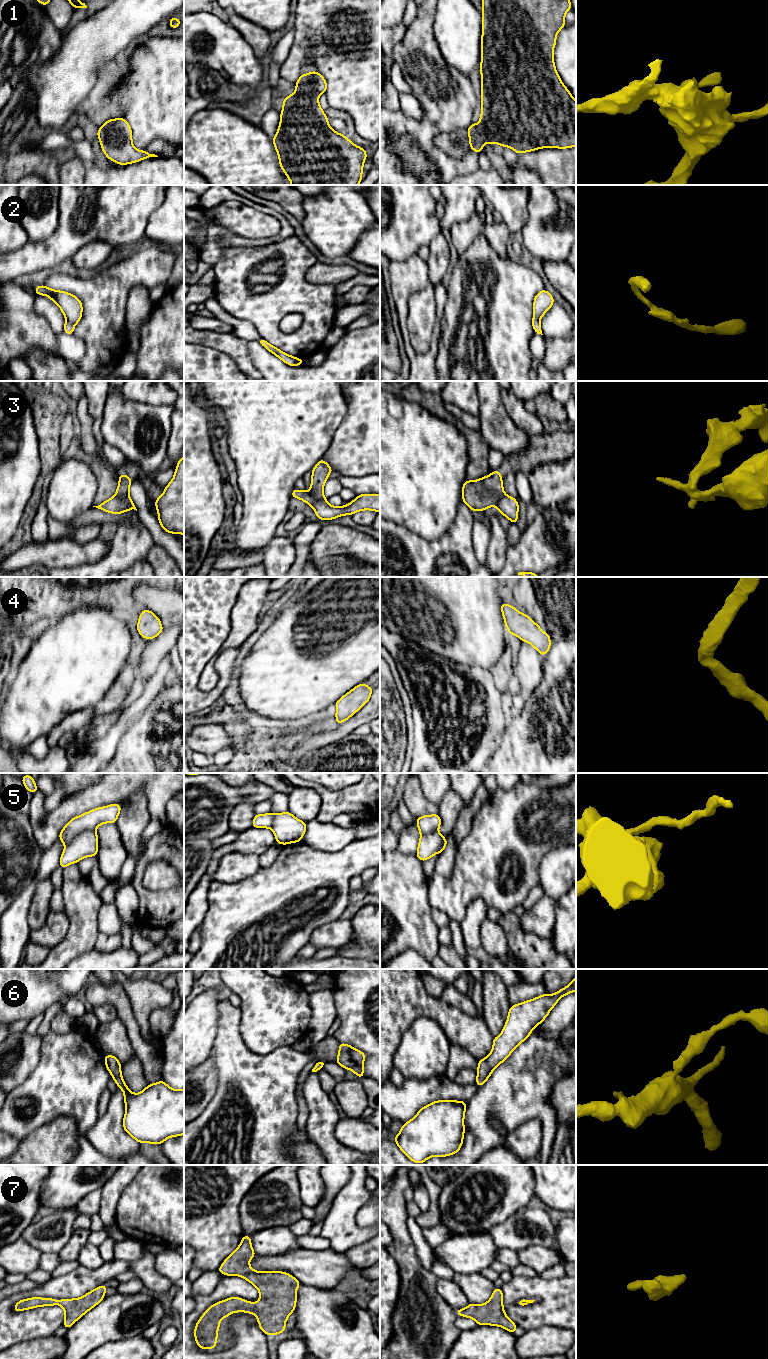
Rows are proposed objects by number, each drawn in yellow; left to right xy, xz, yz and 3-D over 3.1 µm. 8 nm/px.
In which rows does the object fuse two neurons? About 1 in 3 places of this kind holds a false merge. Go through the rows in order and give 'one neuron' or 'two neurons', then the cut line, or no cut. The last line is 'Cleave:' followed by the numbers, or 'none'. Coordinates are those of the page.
1: one neuron; cut none
2: one neuron; cut none
3: two neurons; cut xz (308, 492), (314, 499), (325, 499)
4: one neuron; cut none
5: one neuron; cut none
6: one neuron; cut none
7: one neuron; cut none
Cleave: 3

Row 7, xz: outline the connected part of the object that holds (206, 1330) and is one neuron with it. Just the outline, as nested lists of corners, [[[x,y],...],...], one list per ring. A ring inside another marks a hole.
[[[244,1235],[241,1244],[236,1250],[226,1258],[221,1264],[218,1271],[228,1276],[241,1276],[248,1282],[252,1283],[260,1293],[260,1299],[256,1303],[252,1303],[233,1296],[226,1300],[211,1305],[198,1320],[195,1325],[194,1337],[197,1346],[200,1349],[214,1349],[217,1343],[218,1329],[220,1320],[226,1318],[230,1313],[248,1312],[255,1314],[261,1330],[268,1335],[277,1335],[285,1331],[285,1323],[288,1316],[294,1312],[297,1300],[296,1290],[301,1283],[287,1272],[266,1271],[258,1272],[249,1266],[249,1261],[256,1255],[251,1245],[251,1238]]]

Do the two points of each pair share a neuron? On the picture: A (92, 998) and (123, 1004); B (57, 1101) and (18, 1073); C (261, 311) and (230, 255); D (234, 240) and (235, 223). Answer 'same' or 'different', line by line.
A: same
B: different
C: same
D: different

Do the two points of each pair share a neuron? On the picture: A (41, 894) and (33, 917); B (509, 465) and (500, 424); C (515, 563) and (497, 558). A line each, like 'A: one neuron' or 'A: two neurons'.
A: one neuron
B: two neurons
C: two neurons

